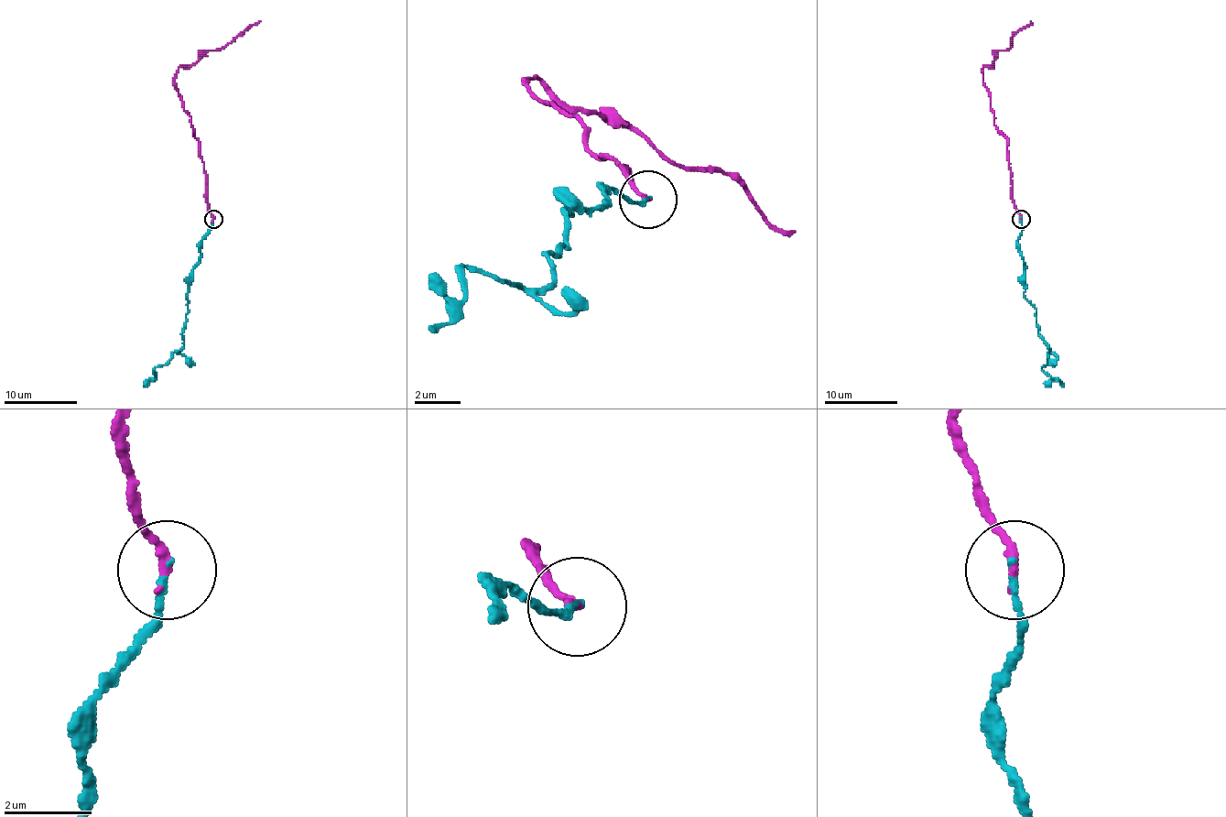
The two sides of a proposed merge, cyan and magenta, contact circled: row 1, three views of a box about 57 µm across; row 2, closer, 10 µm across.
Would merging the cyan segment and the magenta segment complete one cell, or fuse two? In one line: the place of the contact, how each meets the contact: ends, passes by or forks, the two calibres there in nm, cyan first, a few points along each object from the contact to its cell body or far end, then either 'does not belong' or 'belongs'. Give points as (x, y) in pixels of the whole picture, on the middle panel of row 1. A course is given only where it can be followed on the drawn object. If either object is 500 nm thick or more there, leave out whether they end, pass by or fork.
at (648, 200); cyan ends there; magenta ends there; 120 nm thick on the cyan side, 220 nm on the other; cyan runs (646, 201), (612, 190), (601, 207), (566, 207), (555, 276), (508, 288), (462, 265), (462, 305), (428, 328); magenta runs (646, 201), (589, 149), (578, 114), (526, 80), (618, 114), (681, 167), (721, 167), (779, 230), (797, 230); belongs

